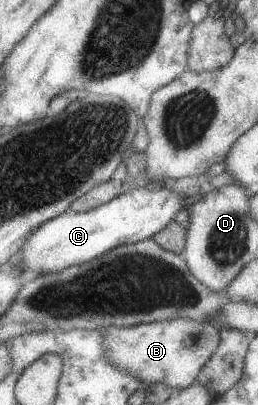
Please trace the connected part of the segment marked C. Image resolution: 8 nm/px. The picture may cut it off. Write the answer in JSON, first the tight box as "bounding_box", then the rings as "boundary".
{"bounding_box":[19,189,185,276],"boundary":[[[133,189],[97,209],[86,212],[69,209],[29,235],[25,247],[19,251],[21,269],[32,276],[55,273],[93,261],[116,247],[153,238],[173,222],[183,205],[185,197],[171,189]]]}

